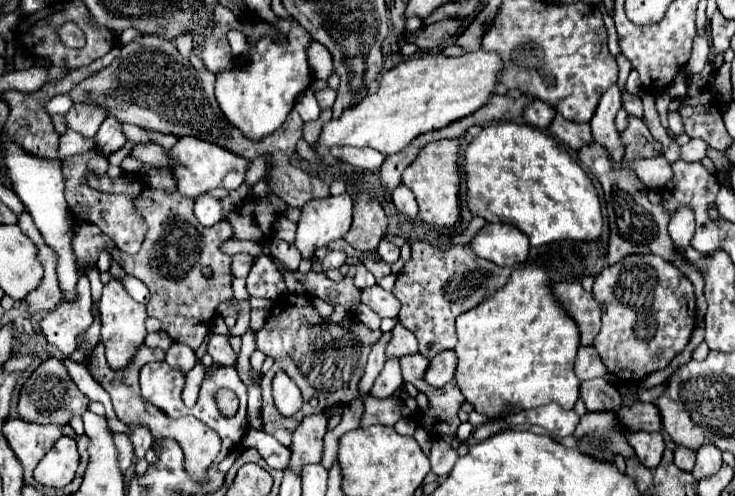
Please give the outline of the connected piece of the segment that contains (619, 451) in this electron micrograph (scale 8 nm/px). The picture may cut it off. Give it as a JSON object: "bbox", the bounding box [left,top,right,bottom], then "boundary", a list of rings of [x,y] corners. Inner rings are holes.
{"bbox":[574,411,634,463],"boundary":[[[616,411],[584,413],[576,425],[574,437],[584,455],[600,461],[614,463],[616,455],[622,455],[624,459],[634,455],[630,443],[626,443],[628,439],[616,417]]]}

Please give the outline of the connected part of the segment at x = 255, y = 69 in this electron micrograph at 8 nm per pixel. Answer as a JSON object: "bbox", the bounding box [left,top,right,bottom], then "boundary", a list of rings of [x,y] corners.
{"bbox":[216,19,312,139],"boundary":[[[280,19],[276,29],[288,37],[286,45],[278,45],[270,37],[262,37],[242,57],[244,67],[234,67],[216,75],[216,101],[224,117],[234,127],[240,127],[242,135],[248,135],[248,139],[264,139],[276,131],[286,121],[286,115],[294,107],[298,95],[310,85],[312,75],[304,53],[304,47],[310,43],[308,31],[304,31],[296,21],[284,19]]]}

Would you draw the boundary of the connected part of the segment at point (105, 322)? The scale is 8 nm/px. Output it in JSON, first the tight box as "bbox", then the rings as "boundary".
{"bbox":[100,277,148,369],"boundary":[[[112,277],[104,285],[104,291],[102,291],[100,315],[102,315],[102,337],[100,337],[100,341],[106,347],[106,359],[108,359],[112,369],[124,369],[130,363],[130,359],[134,357],[134,351],[144,343],[144,337],[146,337],[144,321],[148,317],[146,305],[134,301],[128,295],[128,291],[124,289],[124,285]]]}

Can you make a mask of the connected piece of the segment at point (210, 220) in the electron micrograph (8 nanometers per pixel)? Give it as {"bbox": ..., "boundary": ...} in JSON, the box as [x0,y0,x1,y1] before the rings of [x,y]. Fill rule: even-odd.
{"bbox":[194,195,224,227],"boundary":[[[200,195],[194,203],[194,215],[196,215],[198,223],[202,223],[204,227],[210,227],[222,219],[224,211],[222,211],[222,205],[218,203],[216,197]]]}

